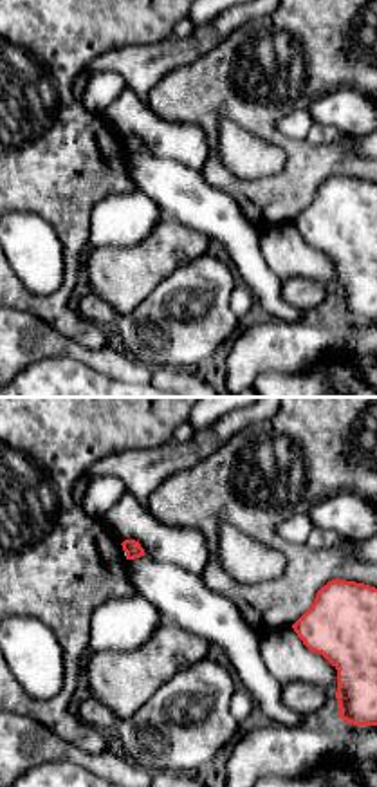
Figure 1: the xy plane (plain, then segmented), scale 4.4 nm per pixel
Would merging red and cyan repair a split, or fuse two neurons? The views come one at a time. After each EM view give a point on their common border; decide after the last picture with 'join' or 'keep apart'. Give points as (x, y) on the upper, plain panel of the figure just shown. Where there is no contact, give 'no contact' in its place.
meets red at (125, 147)

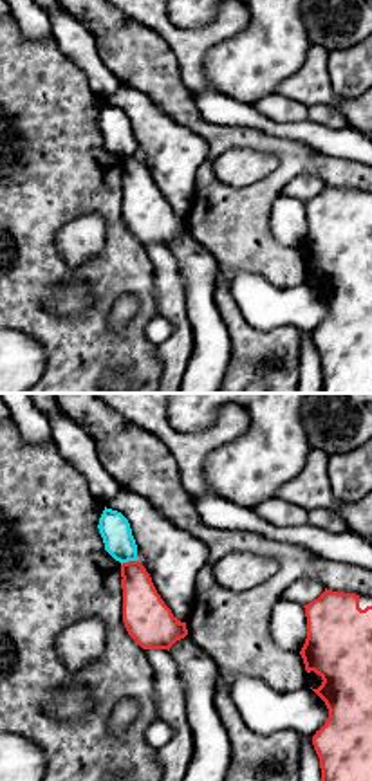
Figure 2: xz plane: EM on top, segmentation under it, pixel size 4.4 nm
meets red at (129, 157)

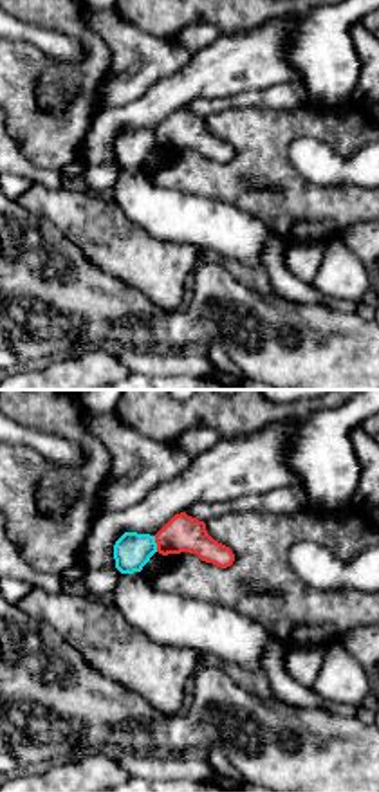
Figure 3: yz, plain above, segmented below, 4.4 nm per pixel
meets red at (156, 138)

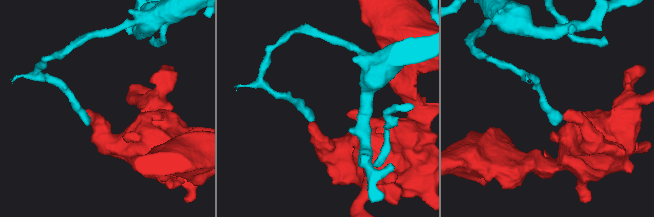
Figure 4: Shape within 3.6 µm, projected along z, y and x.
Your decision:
keep apart

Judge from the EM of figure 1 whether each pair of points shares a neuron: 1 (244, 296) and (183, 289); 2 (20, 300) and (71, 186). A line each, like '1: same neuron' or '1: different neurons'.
1: different neurons
2: same neuron

